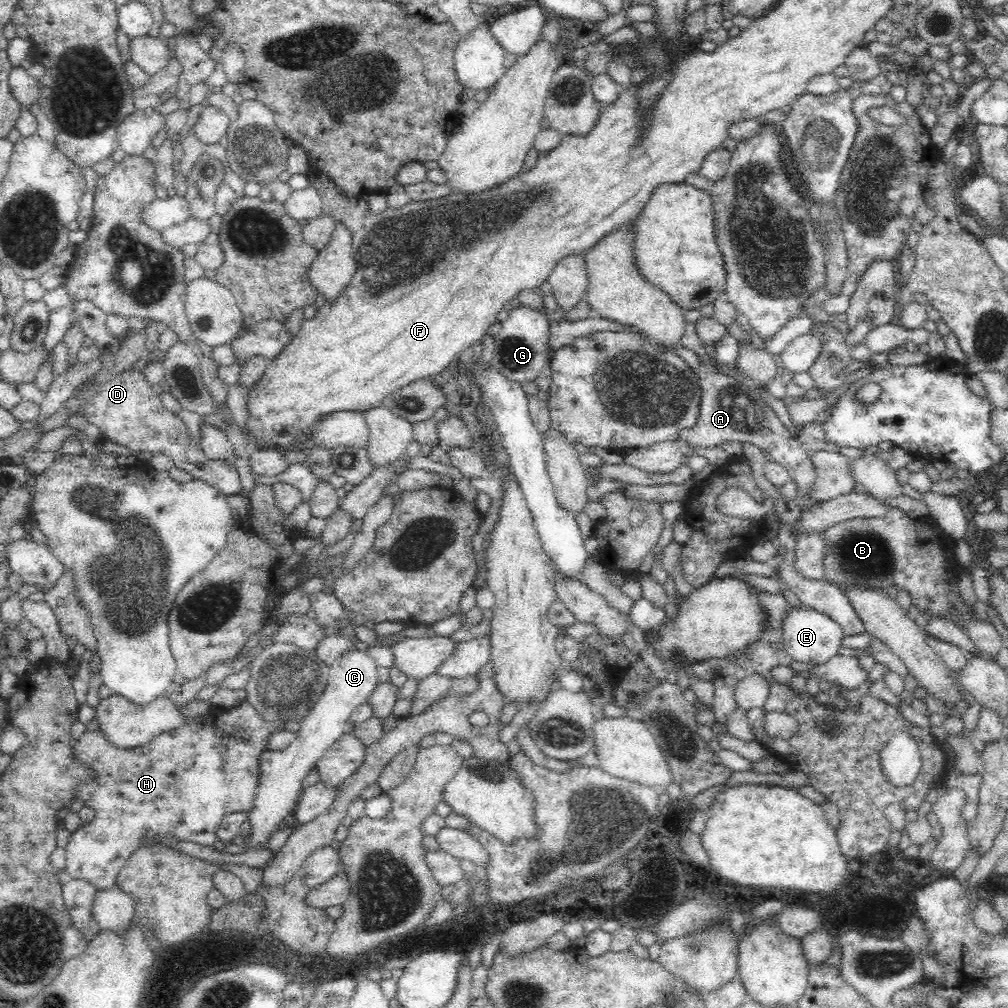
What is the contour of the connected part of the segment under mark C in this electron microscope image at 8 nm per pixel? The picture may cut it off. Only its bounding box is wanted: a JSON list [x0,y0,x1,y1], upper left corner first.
[244,648,380,849]

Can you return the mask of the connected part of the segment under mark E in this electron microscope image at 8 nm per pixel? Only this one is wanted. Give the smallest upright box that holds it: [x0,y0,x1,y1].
[784,607,845,665]

